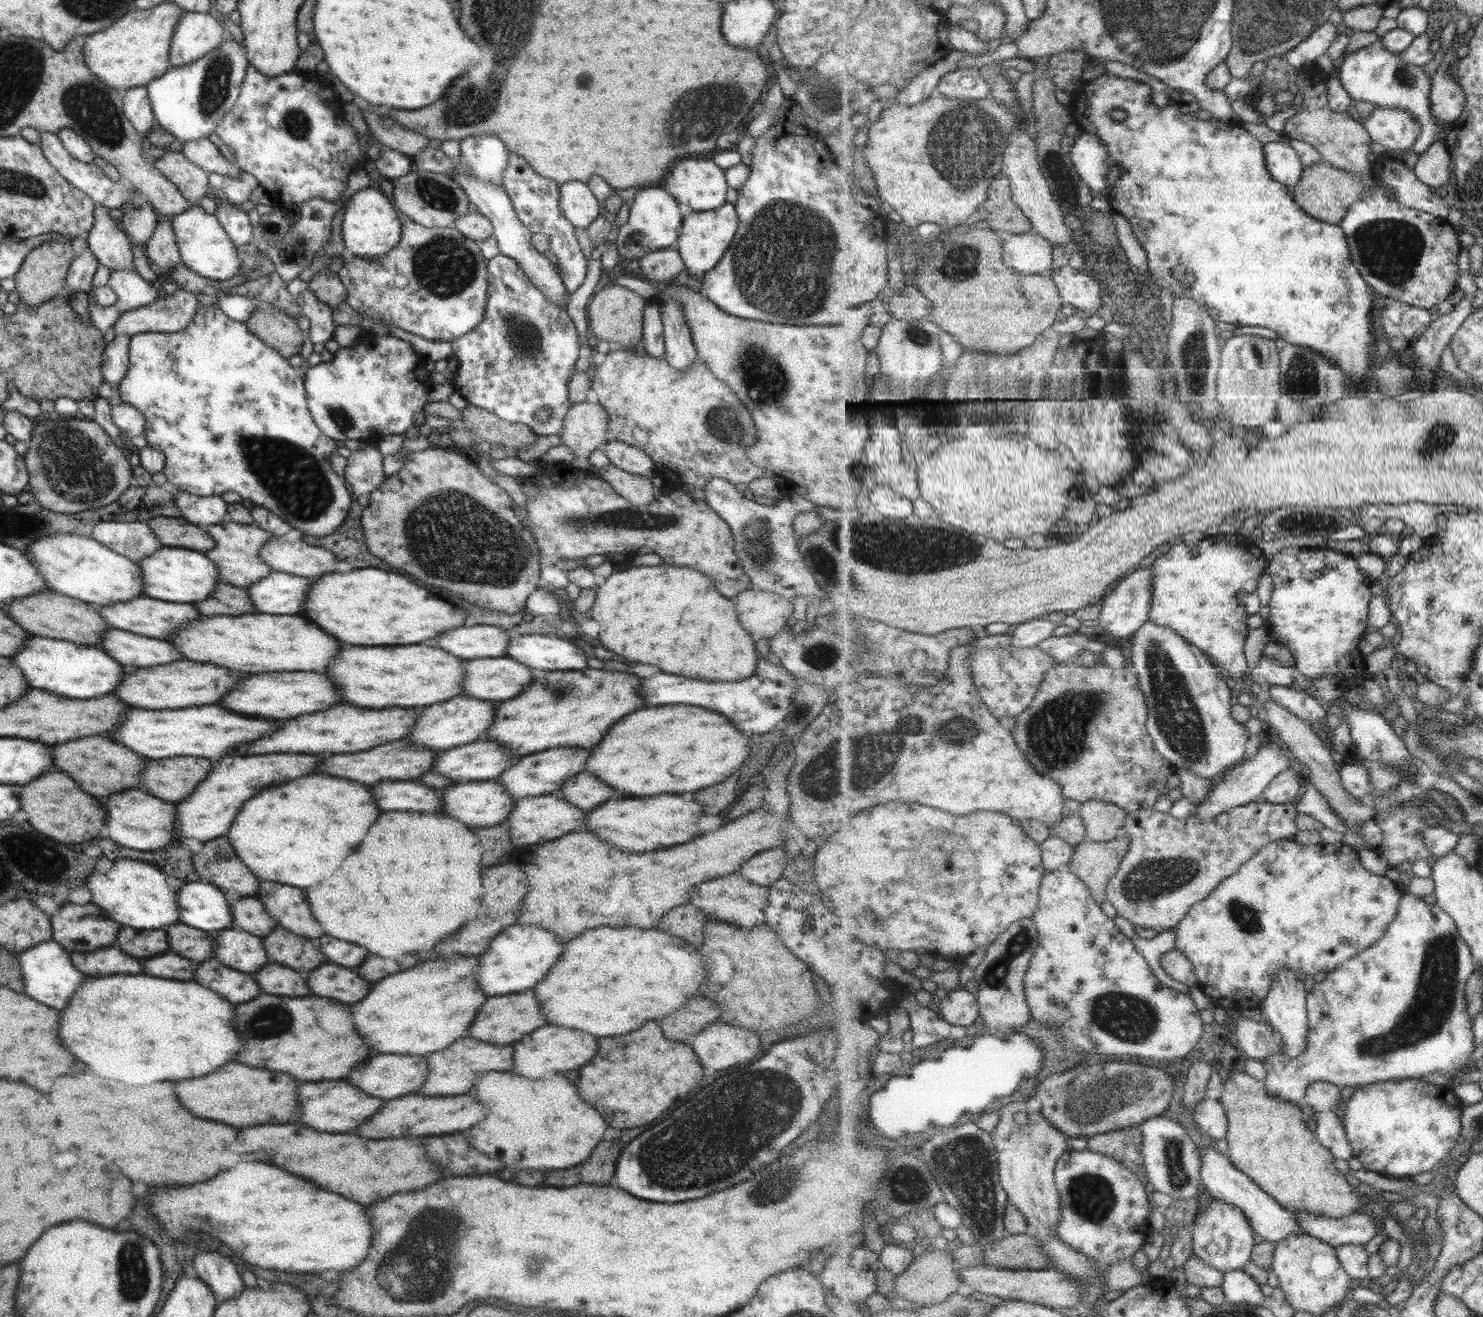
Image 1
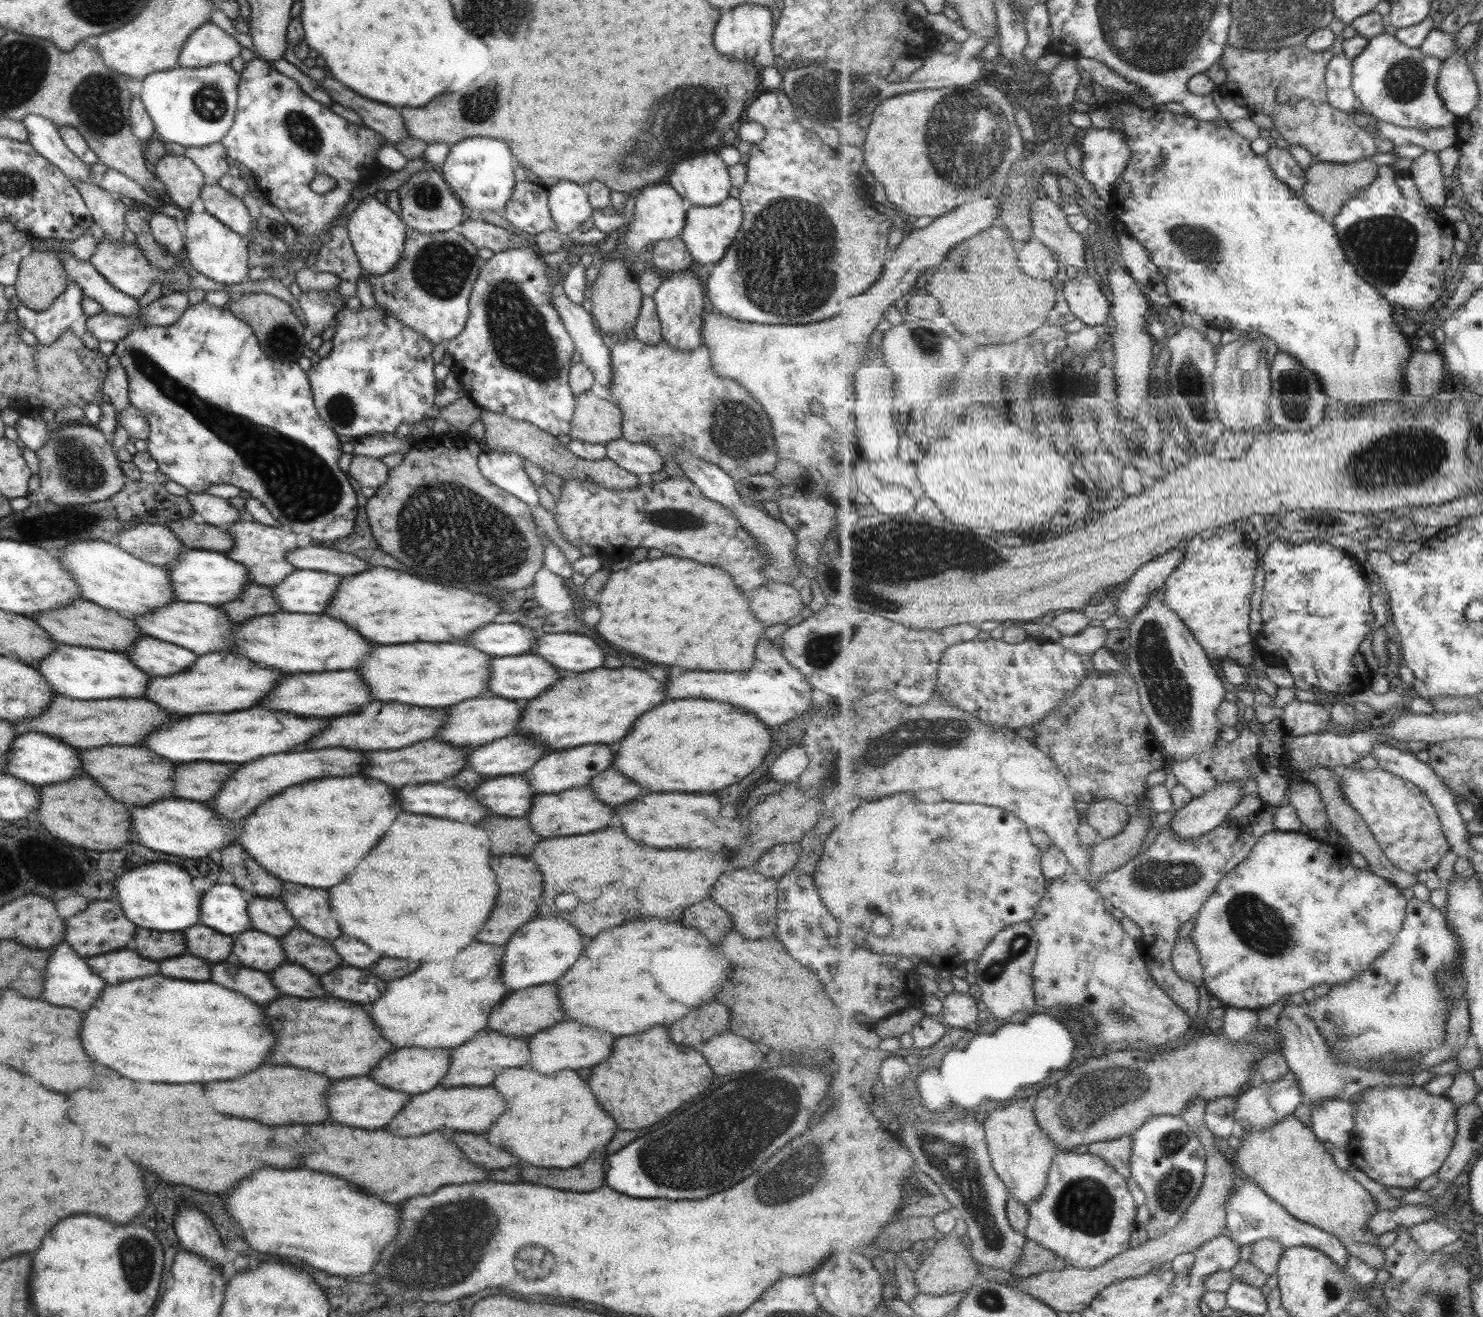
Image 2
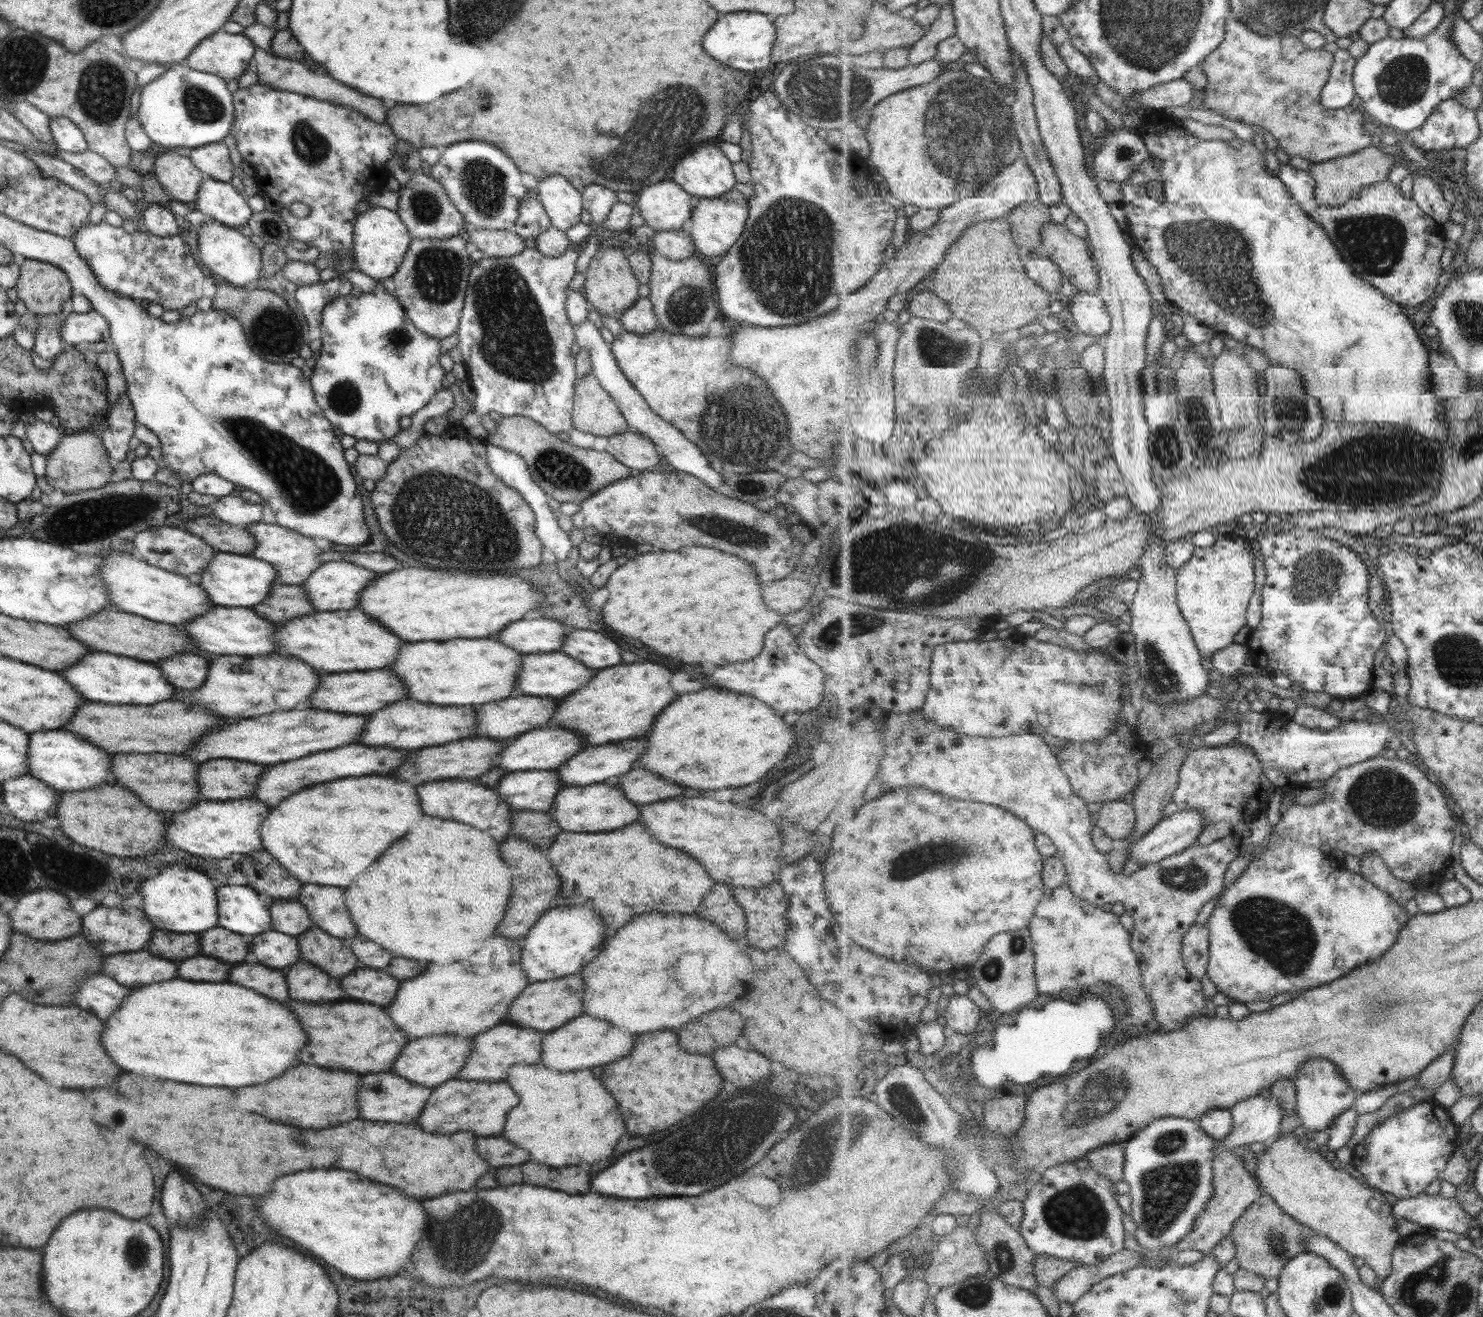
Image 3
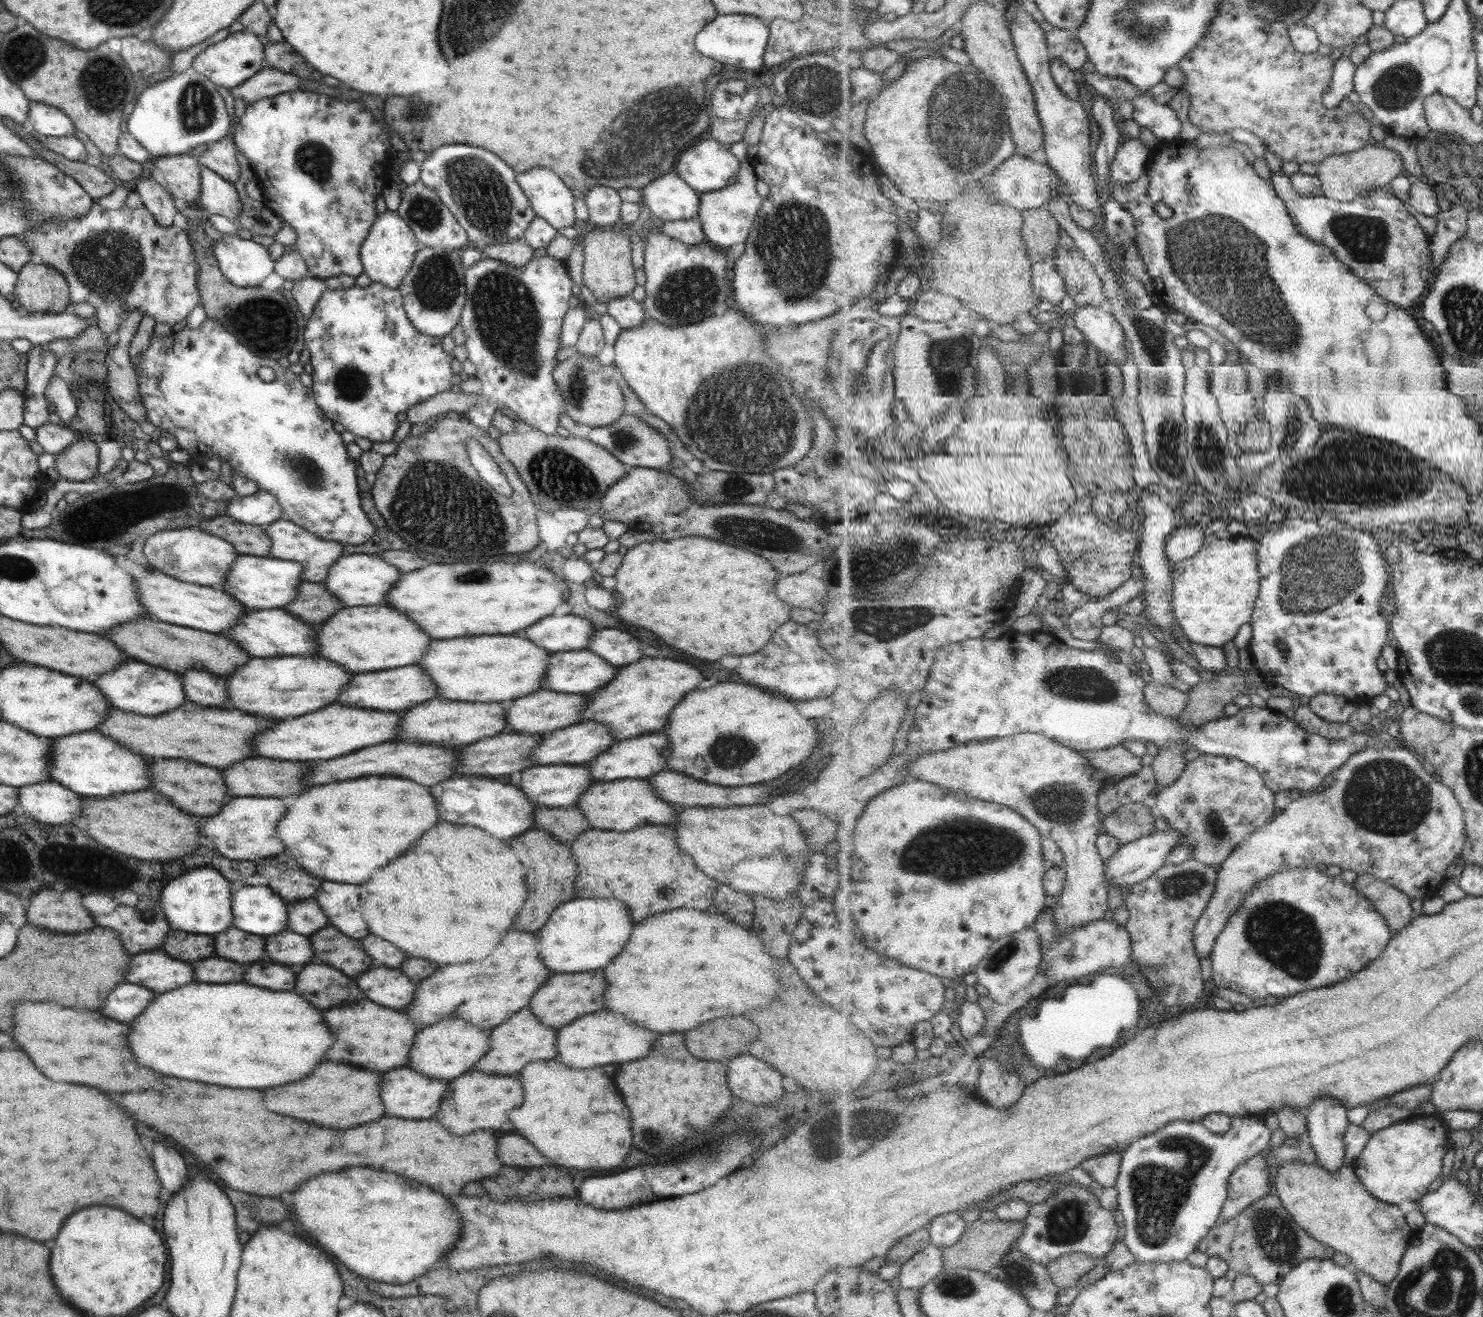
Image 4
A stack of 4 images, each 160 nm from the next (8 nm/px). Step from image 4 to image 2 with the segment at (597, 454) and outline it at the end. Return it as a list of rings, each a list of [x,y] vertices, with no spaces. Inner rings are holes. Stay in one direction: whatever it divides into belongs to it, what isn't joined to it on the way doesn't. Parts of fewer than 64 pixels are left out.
[[[483,410],[478,416],[483,423],[484,435],[481,440],[485,443],[489,451],[498,453],[513,452],[529,462],[533,462],[537,468],[542,470],[542,474],[555,474],[562,481],[580,480],[581,482],[591,481],[605,490],[627,490],[640,485],[637,476],[619,468],[612,460],[603,458],[601,460],[585,460],[573,455],[557,441],[556,437],[543,432],[540,428],[525,421],[513,420],[505,415],[492,413]]]

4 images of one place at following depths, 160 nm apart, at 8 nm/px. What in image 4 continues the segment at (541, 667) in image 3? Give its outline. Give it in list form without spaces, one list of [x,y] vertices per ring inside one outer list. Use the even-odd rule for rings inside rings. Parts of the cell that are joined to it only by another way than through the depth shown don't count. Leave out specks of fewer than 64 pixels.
[[[589,649],[549,654],[545,689],[565,694],[593,692],[612,682],[618,667],[591,654]]]

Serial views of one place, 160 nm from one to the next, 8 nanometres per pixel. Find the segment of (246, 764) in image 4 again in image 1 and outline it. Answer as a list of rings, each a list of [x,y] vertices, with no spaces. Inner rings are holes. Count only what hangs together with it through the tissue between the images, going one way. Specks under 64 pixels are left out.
[[[167,758],[167,760],[159,760],[159,762],[149,759],[140,778],[141,790],[145,790],[147,794],[157,800],[168,803],[185,801],[189,794],[197,788],[197,785],[207,778],[210,770],[209,760],[203,760],[203,758]]]

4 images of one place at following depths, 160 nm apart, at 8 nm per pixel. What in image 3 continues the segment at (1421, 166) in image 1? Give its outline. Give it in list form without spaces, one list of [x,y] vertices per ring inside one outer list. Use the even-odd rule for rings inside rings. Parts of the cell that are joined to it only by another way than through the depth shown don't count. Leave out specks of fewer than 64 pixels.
[[[1422,172],[1414,179],[1414,193],[1411,198],[1418,202],[1423,212],[1430,214],[1437,222],[1444,224],[1451,218],[1451,204],[1443,198],[1441,186]]]

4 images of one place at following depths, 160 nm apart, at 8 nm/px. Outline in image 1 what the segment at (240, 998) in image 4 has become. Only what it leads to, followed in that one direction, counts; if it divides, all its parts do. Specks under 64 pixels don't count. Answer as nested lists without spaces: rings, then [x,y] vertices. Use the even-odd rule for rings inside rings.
[[[129,974],[86,977],[65,1010],[61,1010],[59,1040],[75,1058],[91,1066],[99,1076],[133,1086],[201,1078],[215,1072],[219,1066],[233,1062],[235,1054],[241,1050],[239,1036],[233,1030],[233,1006],[220,994],[195,981]]]

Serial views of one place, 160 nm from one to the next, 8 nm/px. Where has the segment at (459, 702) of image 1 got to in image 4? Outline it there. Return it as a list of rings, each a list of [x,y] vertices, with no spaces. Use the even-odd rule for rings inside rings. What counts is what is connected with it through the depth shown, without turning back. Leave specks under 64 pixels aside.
[[[545,688],[516,698],[513,704],[506,704],[506,732],[521,732],[521,734],[546,735],[545,732],[553,732],[559,728],[571,726],[579,722],[581,710],[585,708],[589,696],[579,694],[556,693]]]

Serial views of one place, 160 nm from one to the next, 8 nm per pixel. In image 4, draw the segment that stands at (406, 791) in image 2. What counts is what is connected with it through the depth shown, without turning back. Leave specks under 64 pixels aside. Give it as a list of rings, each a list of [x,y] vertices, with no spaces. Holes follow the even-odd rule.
[[[459,776],[449,778],[445,782],[439,782],[431,786],[431,794],[437,802],[439,818],[455,824],[473,824],[495,838],[513,838],[515,834],[521,834],[532,828],[534,821],[534,807],[537,805],[525,798],[525,793],[517,783],[501,782],[496,778],[473,778],[473,776]]]

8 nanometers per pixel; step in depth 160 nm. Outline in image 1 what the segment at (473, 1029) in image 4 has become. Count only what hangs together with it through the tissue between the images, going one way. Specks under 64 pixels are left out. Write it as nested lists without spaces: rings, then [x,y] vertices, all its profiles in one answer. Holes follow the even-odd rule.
[[[379,1054],[371,1060],[361,1062],[351,1074],[349,1074],[349,1082],[353,1086],[359,1086],[359,1090],[363,1090],[365,1094],[389,1100],[389,1098],[397,1098],[407,1094],[415,1094],[420,1086],[425,1082],[427,1076],[426,1057],[402,1054]]]

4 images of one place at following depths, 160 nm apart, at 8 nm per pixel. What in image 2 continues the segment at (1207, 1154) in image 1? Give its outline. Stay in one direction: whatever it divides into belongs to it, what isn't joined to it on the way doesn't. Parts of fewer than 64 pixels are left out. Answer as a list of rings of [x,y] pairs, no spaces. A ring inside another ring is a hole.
[[[1240,1173],[1236,1178],[1236,1190],[1232,1192],[1230,1202],[1228,1202],[1228,1235],[1234,1238],[1241,1246],[1251,1245],[1264,1238],[1277,1239],[1285,1248],[1293,1246],[1311,1246],[1325,1251],[1325,1254],[1332,1258],[1343,1271],[1348,1268],[1349,1251],[1345,1248],[1345,1241],[1329,1234],[1324,1230],[1301,1222],[1287,1212],[1287,1209],[1273,1200],[1255,1181]]]

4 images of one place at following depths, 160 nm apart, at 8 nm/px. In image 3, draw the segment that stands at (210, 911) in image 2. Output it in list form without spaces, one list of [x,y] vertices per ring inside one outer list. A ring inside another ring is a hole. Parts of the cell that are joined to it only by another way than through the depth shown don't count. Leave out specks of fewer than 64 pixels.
[[[223,885],[216,888],[217,926],[241,936],[255,936],[272,928],[269,900],[249,885]]]

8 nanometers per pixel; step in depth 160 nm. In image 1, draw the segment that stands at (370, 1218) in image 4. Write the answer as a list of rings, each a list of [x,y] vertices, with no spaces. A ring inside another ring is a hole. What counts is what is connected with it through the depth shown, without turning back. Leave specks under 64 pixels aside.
[[[239,1162],[235,1168],[217,1174],[209,1182],[193,1184],[181,1190],[159,1190],[149,1198],[149,1212],[161,1222],[171,1238],[181,1238],[193,1230],[221,1238],[239,1258],[259,1266],[263,1270],[277,1268],[283,1272],[323,1272],[337,1270],[345,1272],[361,1264],[371,1244],[371,1224],[365,1216],[363,1206],[345,1200],[333,1192],[325,1192],[319,1186],[287,1174],[275,1166],[263,1162]]]

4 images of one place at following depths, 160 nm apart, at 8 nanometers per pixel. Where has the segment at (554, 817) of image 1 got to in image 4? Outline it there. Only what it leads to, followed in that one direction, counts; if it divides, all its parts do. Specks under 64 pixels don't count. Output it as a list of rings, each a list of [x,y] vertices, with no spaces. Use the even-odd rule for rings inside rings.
[[[621,779],[595,782],[579,796],[574,805],[582,810],[591,829],[627,832],[645,824],[671,824],[681,806],[671,806],[663,802],[650,784],[644,779]]]

